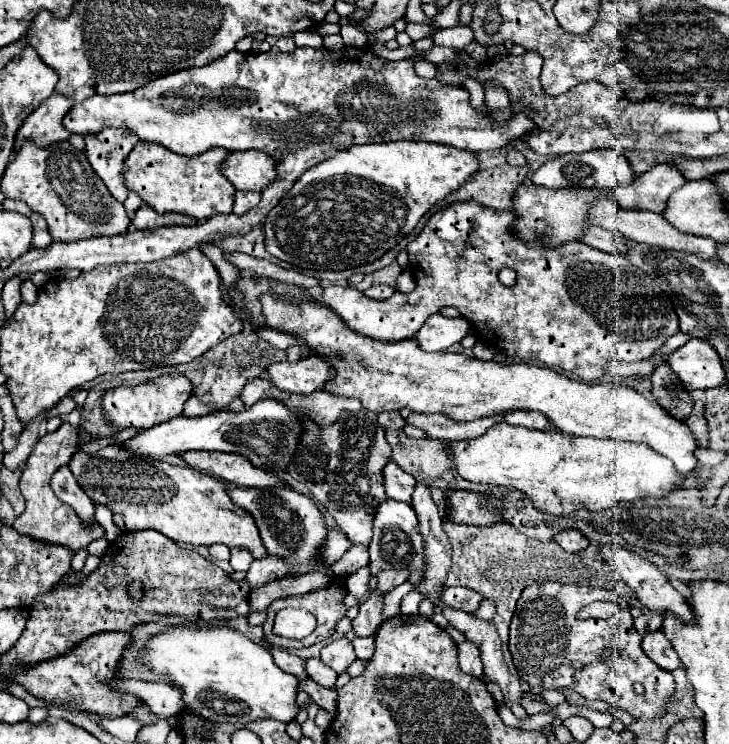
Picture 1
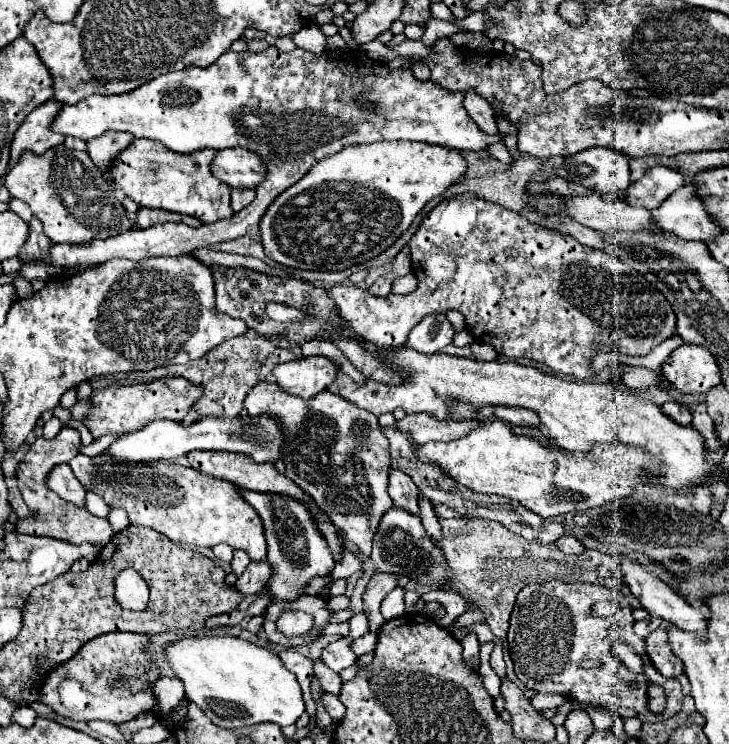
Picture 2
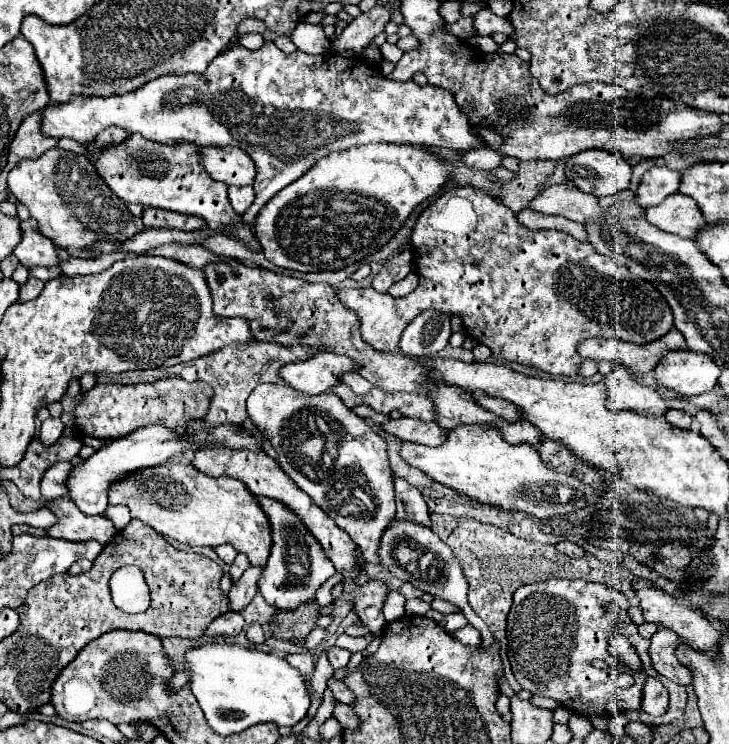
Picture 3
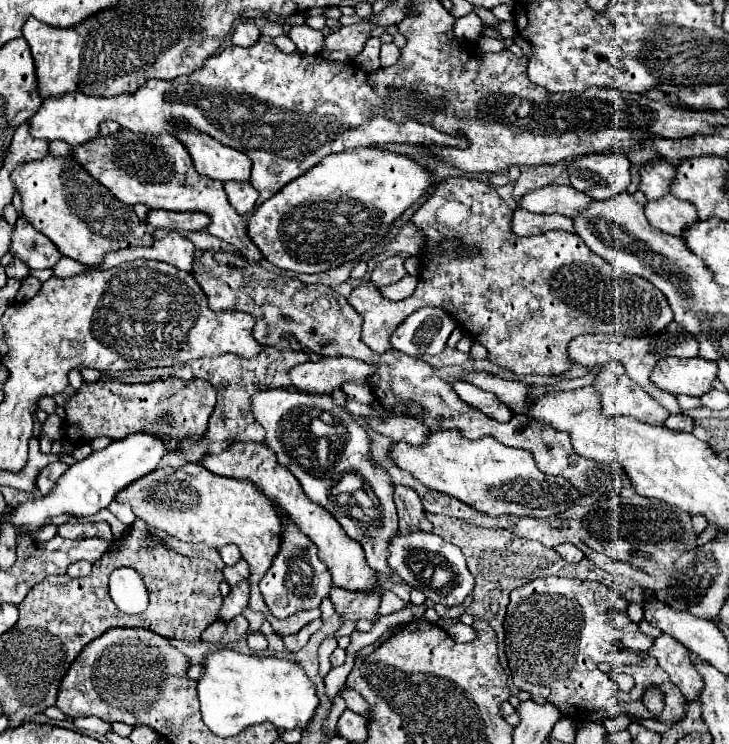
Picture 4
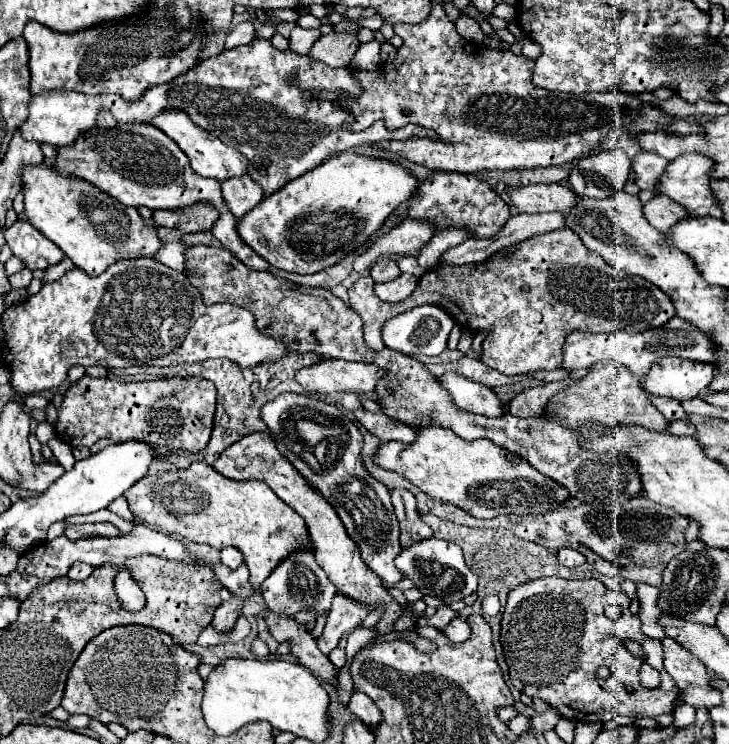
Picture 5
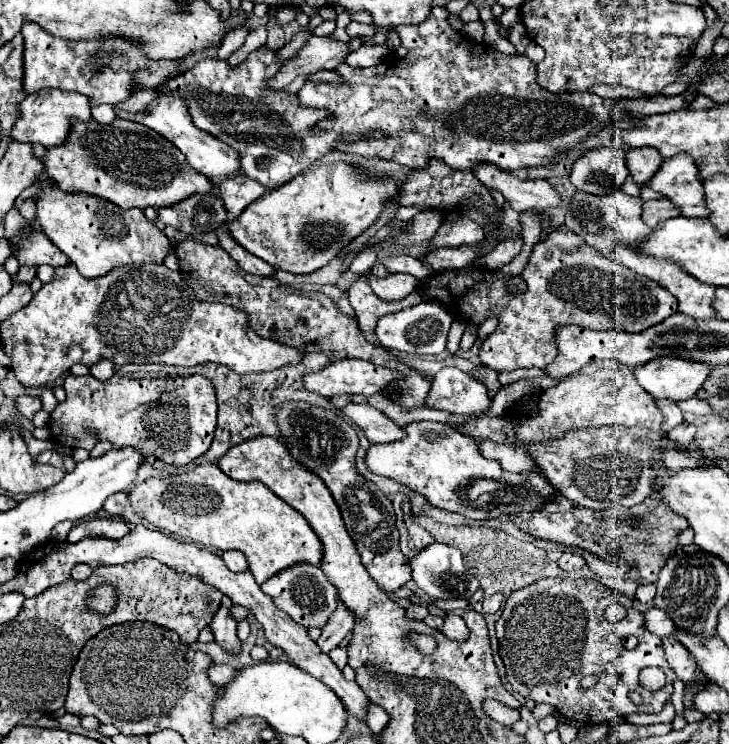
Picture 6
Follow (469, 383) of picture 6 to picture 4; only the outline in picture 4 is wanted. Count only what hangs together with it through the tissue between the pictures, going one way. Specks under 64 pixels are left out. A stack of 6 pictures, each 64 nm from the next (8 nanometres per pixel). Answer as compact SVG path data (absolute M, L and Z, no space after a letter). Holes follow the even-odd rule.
M456 380L452 382L452 388L456 390L456 394L470 406L482 410L484 414L496 418L498 422L508 422L512 418L512 410L500 402L496 396L492 396L490 392L484 392L480 388L474 388L472 384L468 382L462 382L462 380Z

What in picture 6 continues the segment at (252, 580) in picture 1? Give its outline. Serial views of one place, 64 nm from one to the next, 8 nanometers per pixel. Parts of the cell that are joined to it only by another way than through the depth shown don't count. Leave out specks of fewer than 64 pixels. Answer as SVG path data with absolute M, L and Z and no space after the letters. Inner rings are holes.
M220 606L216 616L212 618L212 624L210 624L212 632L214 632L214 638L220 646L224 646L228 652L236 654L240 650L240 642L236 638L236 620L230 612L230 608L226 606Z

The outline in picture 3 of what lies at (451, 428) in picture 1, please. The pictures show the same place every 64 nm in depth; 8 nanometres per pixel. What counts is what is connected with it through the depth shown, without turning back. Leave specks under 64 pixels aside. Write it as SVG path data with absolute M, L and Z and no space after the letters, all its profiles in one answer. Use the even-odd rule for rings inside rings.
M398 418L382 424L382 428L406 442L416 442L416 444L426 444L426 446L436 446L442 444L444 436L448 436L448 428L438 428L436 422L426 422L426 420L416 420L416 418Z

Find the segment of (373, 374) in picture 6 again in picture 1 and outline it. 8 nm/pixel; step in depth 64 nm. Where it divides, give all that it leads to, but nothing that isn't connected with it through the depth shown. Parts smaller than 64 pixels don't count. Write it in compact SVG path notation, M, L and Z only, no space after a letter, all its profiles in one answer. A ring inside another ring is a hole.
M308 356L298 362L276 362L266 372L274 386L290 394L312 394L334 376L334 368L320 356Z

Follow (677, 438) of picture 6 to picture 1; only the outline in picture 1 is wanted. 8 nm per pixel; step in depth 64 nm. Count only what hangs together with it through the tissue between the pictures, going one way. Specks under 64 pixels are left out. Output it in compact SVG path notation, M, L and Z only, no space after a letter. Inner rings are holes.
M668 362L656 366L650 382L654 400L666 410L674 408L674 418L684 420L692 412L694 402L690 398L690 392L684 392L684 388L680 388L680 382L676 380L676 376L672 376L672 368L668 368Z

